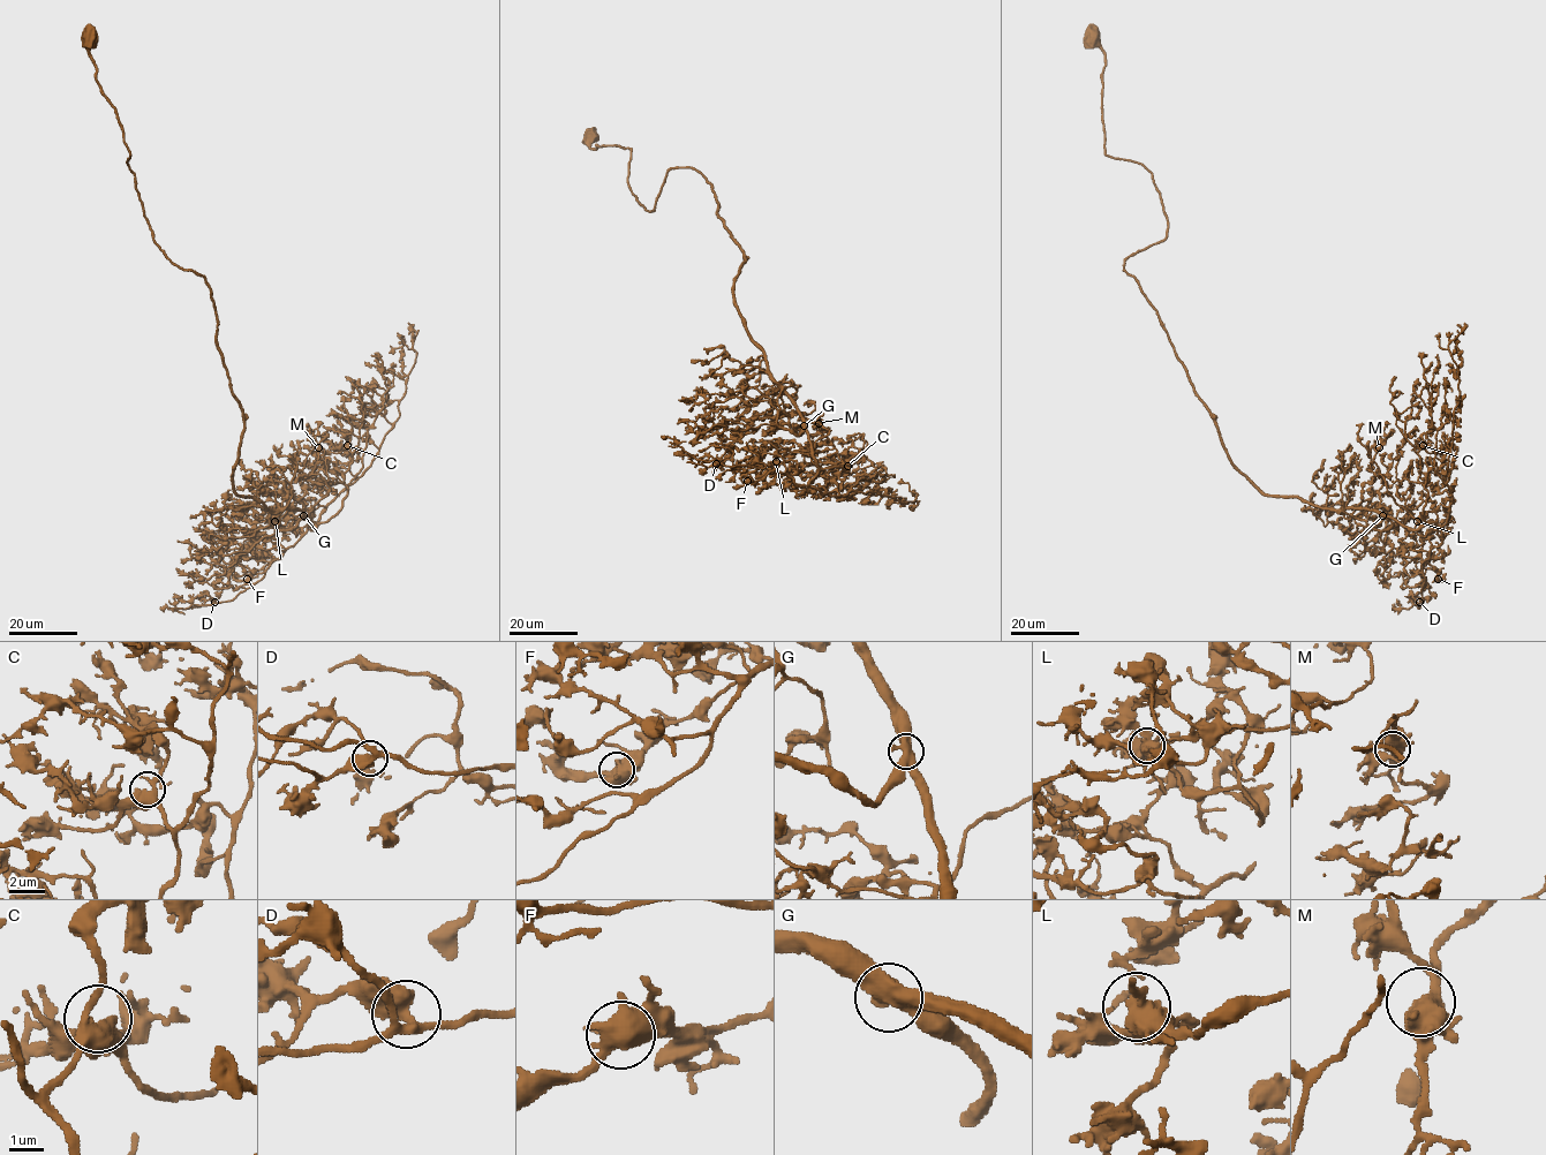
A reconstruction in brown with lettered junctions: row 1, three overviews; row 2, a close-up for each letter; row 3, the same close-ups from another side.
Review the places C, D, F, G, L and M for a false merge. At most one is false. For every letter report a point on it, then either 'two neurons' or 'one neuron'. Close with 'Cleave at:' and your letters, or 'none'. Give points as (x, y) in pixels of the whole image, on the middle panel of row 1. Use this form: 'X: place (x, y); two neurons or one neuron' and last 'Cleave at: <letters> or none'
C: place (847, 466); one neuron
D: place (716, 463); one neuron
F: place (747, 481); one neuron
G: place (804, 425); one neuron
L: place (776, 461); one neuron
M: place (819, 423); one neuron
Cleave at: none

